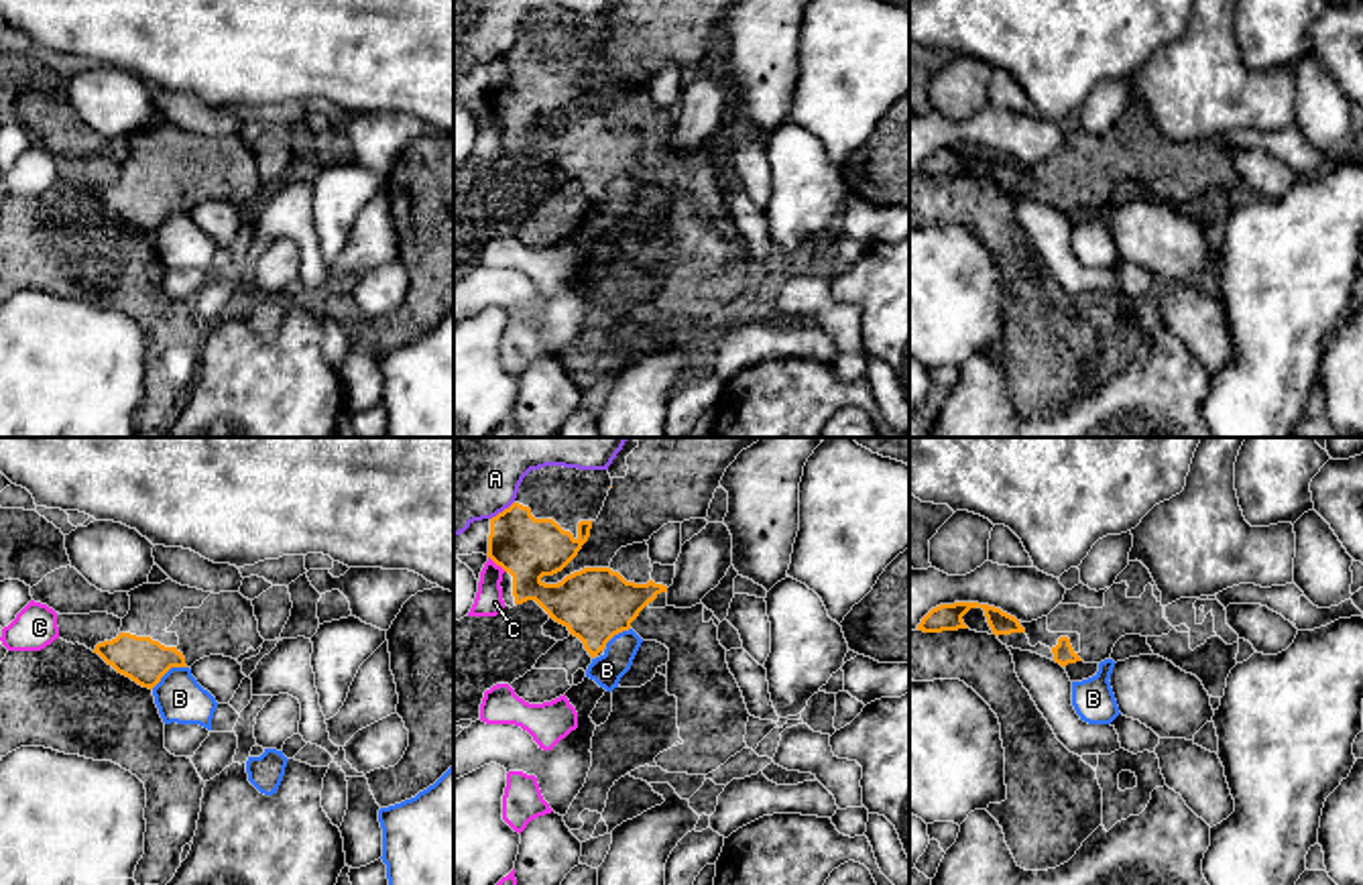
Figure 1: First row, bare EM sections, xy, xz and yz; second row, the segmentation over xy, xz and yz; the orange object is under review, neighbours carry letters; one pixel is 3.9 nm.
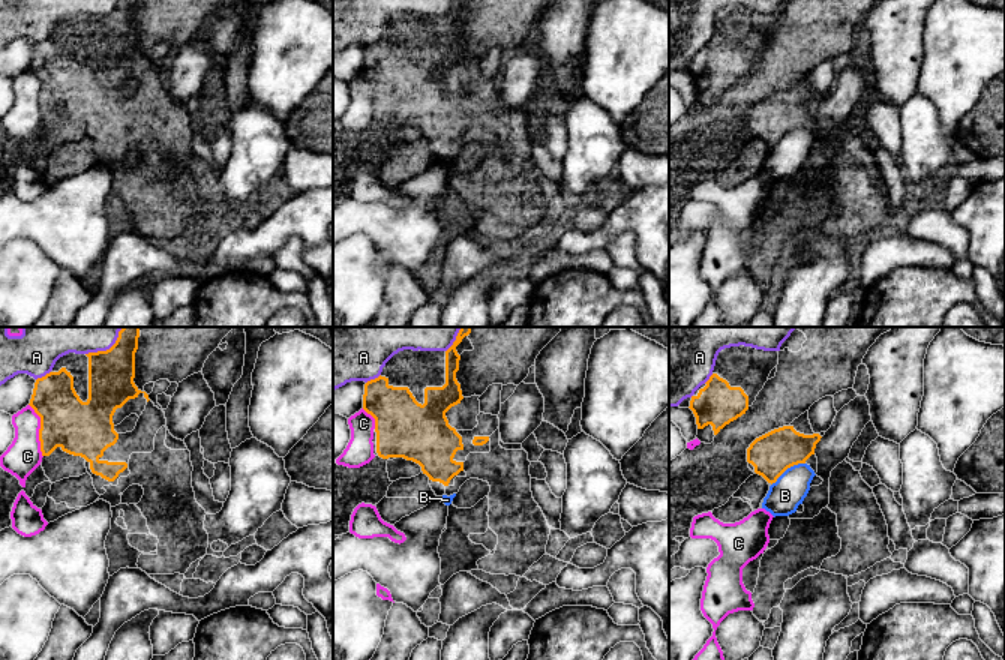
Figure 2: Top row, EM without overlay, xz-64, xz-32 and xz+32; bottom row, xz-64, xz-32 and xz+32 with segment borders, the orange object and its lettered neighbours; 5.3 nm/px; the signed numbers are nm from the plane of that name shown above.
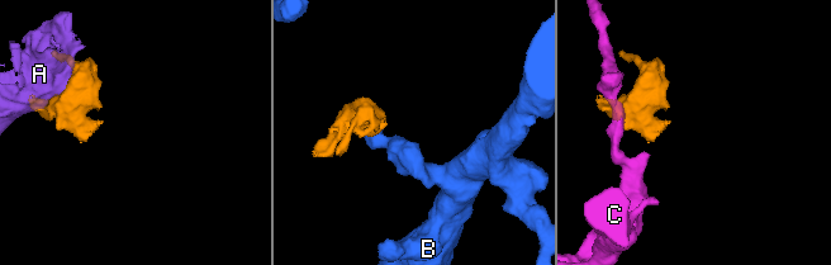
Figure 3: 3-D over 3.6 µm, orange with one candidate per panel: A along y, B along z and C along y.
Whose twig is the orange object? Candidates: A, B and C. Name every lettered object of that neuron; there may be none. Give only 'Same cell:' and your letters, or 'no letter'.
Same cell: no letter

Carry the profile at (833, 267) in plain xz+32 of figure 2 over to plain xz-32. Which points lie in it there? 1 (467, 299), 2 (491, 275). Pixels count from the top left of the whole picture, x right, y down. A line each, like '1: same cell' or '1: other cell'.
1: same cell
2: same cell

